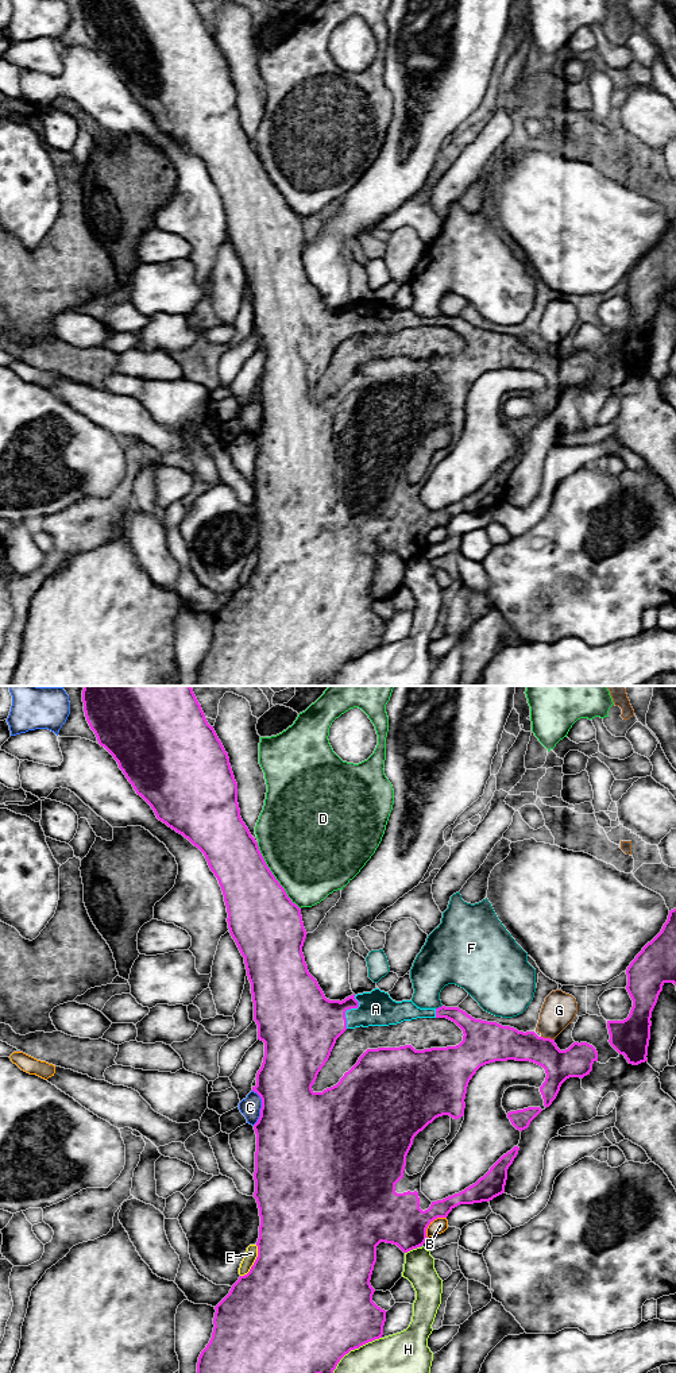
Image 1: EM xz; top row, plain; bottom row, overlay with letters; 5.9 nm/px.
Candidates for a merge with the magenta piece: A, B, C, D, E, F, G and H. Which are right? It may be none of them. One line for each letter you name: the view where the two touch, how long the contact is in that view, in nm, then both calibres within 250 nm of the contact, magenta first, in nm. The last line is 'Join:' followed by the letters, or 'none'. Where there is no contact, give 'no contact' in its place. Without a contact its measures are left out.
A: xz | 200 nm | 360/200 nm
Join: A

